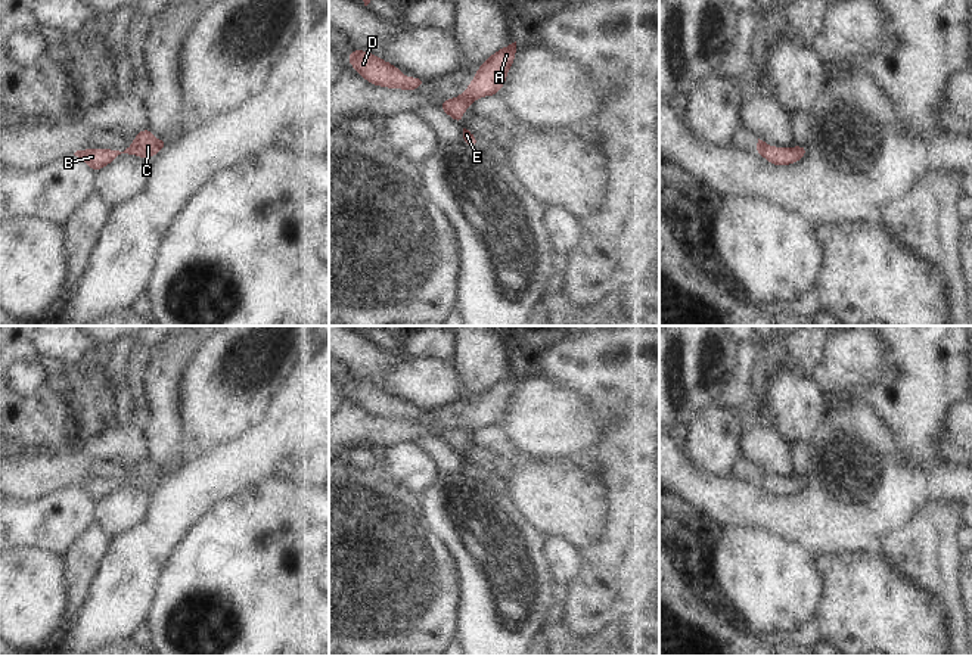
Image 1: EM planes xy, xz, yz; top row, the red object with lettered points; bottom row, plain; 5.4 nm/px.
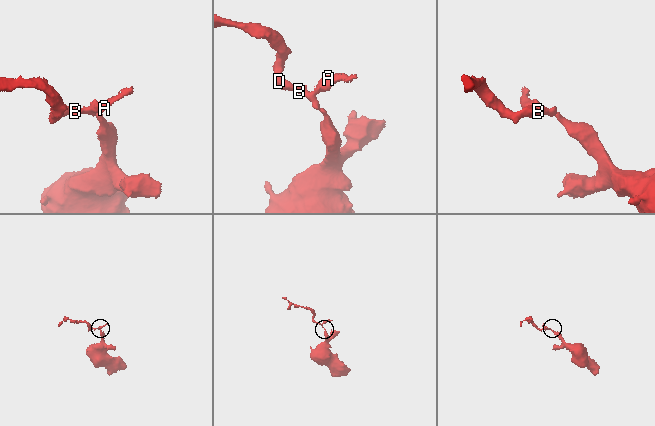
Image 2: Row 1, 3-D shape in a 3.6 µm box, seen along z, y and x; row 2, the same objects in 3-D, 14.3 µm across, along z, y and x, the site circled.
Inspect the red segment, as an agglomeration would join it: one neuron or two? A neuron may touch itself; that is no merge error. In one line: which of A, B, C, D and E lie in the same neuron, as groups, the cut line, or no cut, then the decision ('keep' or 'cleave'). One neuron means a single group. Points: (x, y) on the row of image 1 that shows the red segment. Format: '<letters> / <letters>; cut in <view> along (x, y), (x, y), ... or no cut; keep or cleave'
A C / B D E; cut in xz along (462, 93), (469, 103); cleave

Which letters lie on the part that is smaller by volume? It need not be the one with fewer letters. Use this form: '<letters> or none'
A, C

